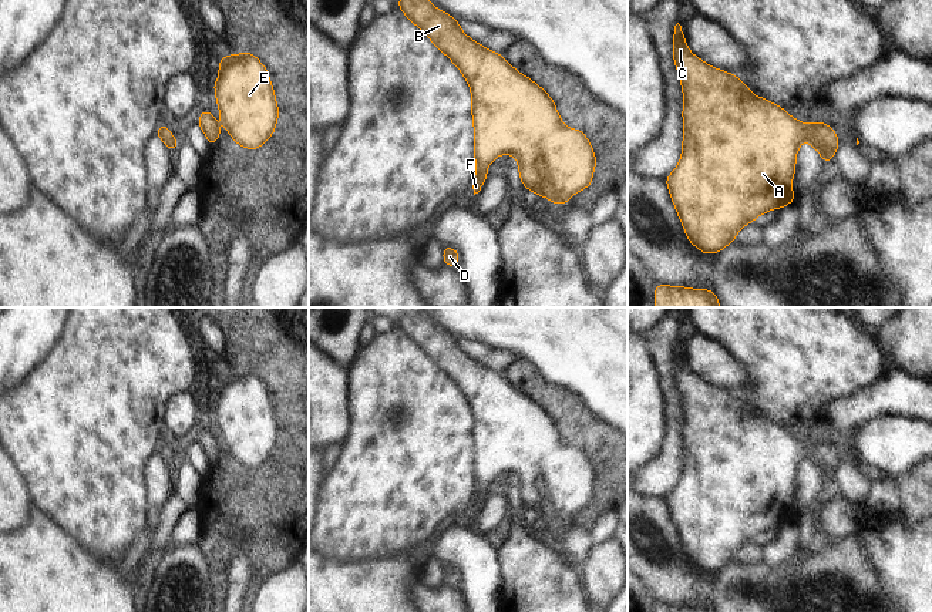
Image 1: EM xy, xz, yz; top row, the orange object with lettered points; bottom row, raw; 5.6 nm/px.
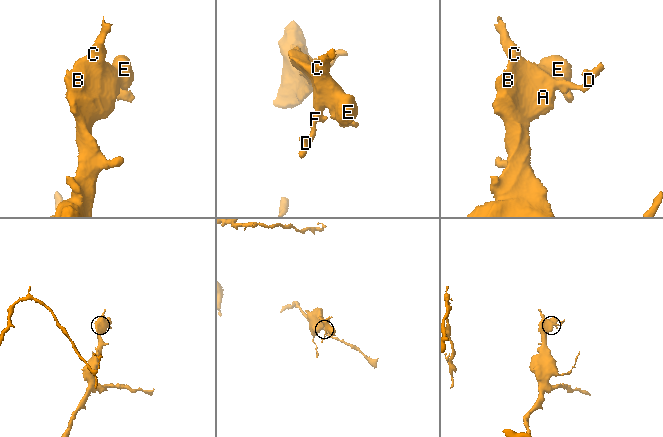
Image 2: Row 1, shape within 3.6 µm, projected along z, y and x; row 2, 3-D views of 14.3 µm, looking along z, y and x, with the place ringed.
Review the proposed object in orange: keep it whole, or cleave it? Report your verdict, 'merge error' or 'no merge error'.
no merge error

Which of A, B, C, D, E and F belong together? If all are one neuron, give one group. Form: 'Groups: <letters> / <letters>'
Groups: A B C D E F.

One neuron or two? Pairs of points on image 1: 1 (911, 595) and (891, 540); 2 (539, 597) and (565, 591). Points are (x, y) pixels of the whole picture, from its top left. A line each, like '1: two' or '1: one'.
1: one
2: one

